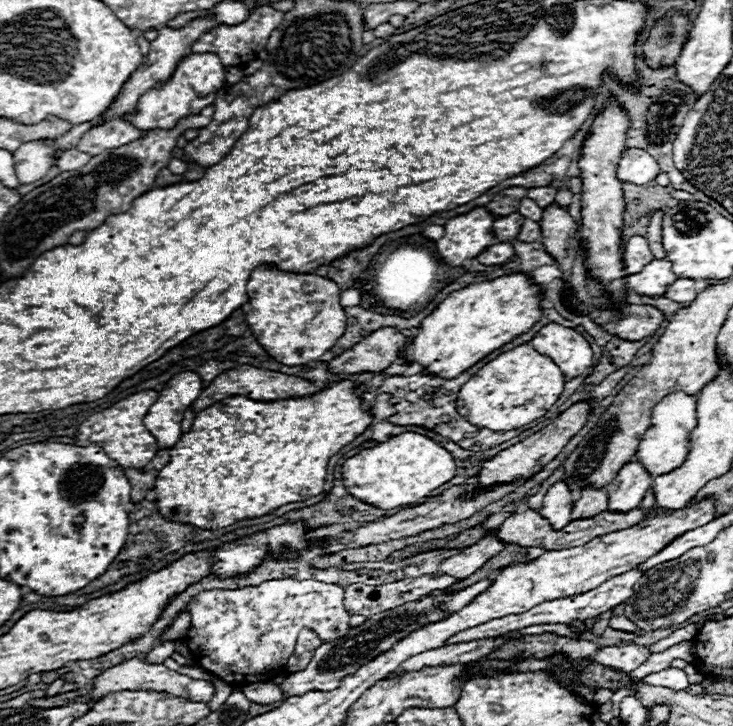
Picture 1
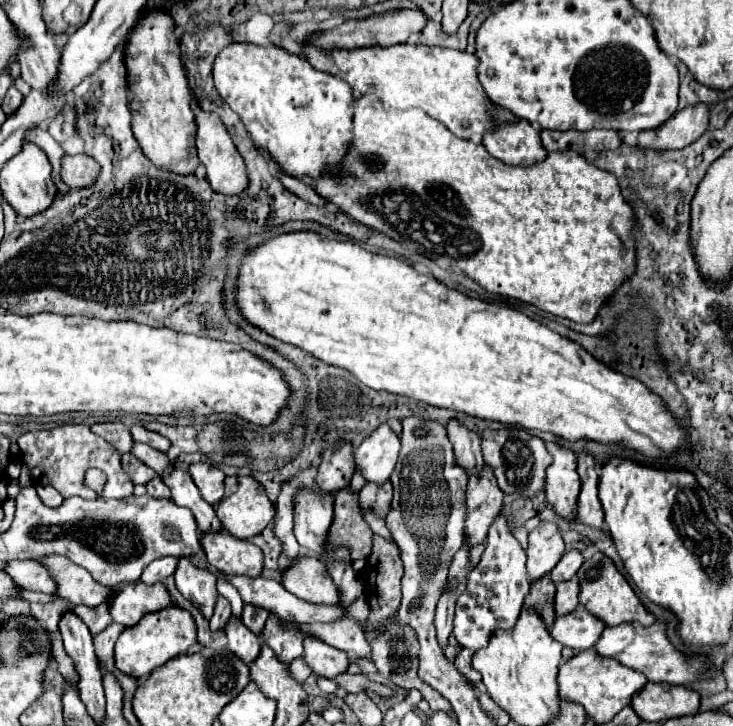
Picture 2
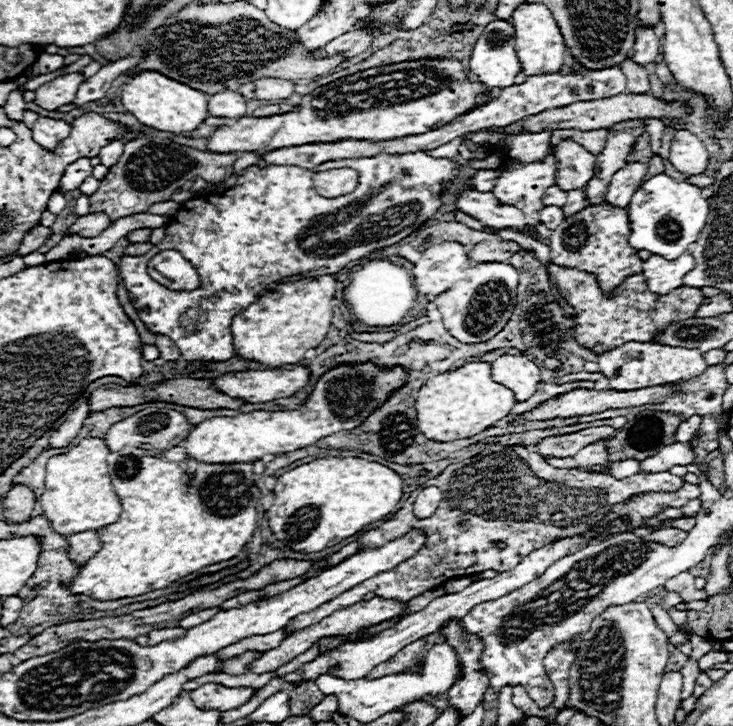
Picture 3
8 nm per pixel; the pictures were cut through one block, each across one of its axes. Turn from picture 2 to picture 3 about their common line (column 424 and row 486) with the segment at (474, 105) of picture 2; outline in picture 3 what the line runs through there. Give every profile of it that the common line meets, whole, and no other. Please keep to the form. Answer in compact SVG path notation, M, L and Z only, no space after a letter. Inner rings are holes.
M84 438L70 452L50 458L50 462L46 466L46 490L42 494L42 508L44 508L44 516L52 522L56 532L68 536L68 534L78 534L78 532L86 532L86 530L98 530L102 526L114 524L120 518L122 504L110 484L108 462L106 462L108 454L110 454L110 450L102 438Z

